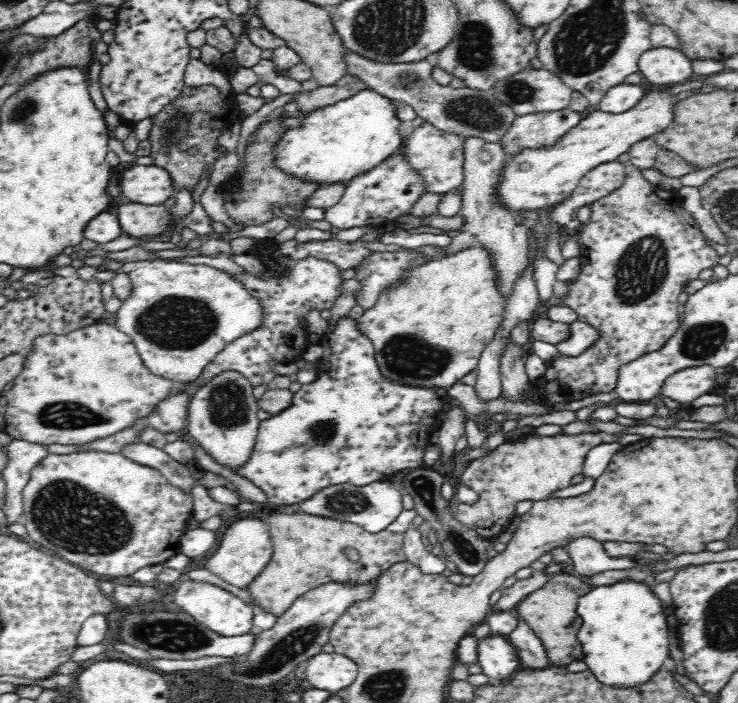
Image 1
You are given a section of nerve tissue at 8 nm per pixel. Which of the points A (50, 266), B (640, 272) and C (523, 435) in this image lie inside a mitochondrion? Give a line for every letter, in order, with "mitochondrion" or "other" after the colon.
A: other
B: mitochondrion
C: other

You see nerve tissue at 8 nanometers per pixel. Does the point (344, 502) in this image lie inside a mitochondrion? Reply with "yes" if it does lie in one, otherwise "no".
yes

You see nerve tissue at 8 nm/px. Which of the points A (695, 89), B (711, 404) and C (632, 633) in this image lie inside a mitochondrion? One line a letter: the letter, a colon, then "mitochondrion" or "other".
A: other
B: other
C: other

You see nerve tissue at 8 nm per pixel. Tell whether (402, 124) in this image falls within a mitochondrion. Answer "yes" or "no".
no

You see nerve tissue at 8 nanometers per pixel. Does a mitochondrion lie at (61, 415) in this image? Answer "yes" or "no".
yes

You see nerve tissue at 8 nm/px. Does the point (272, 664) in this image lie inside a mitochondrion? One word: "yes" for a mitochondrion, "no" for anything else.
yes

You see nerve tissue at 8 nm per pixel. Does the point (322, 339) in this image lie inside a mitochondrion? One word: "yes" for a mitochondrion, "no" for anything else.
no

